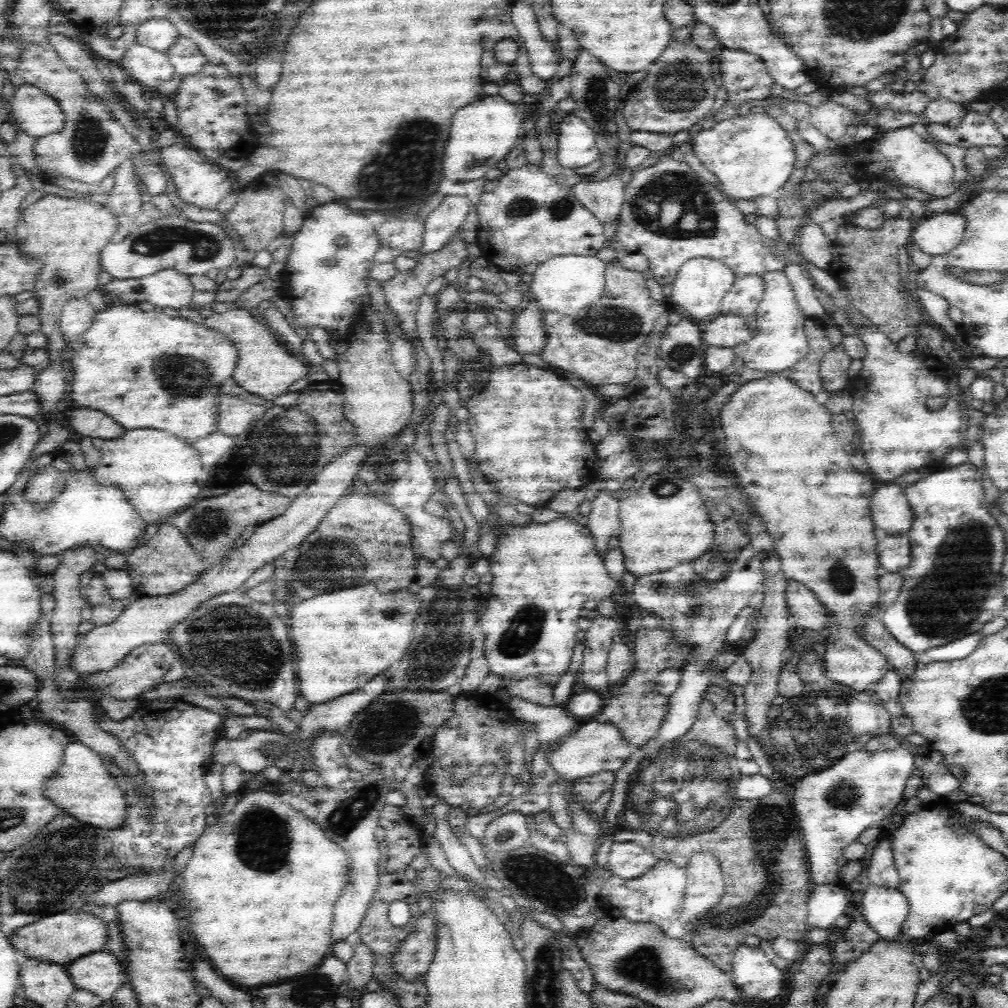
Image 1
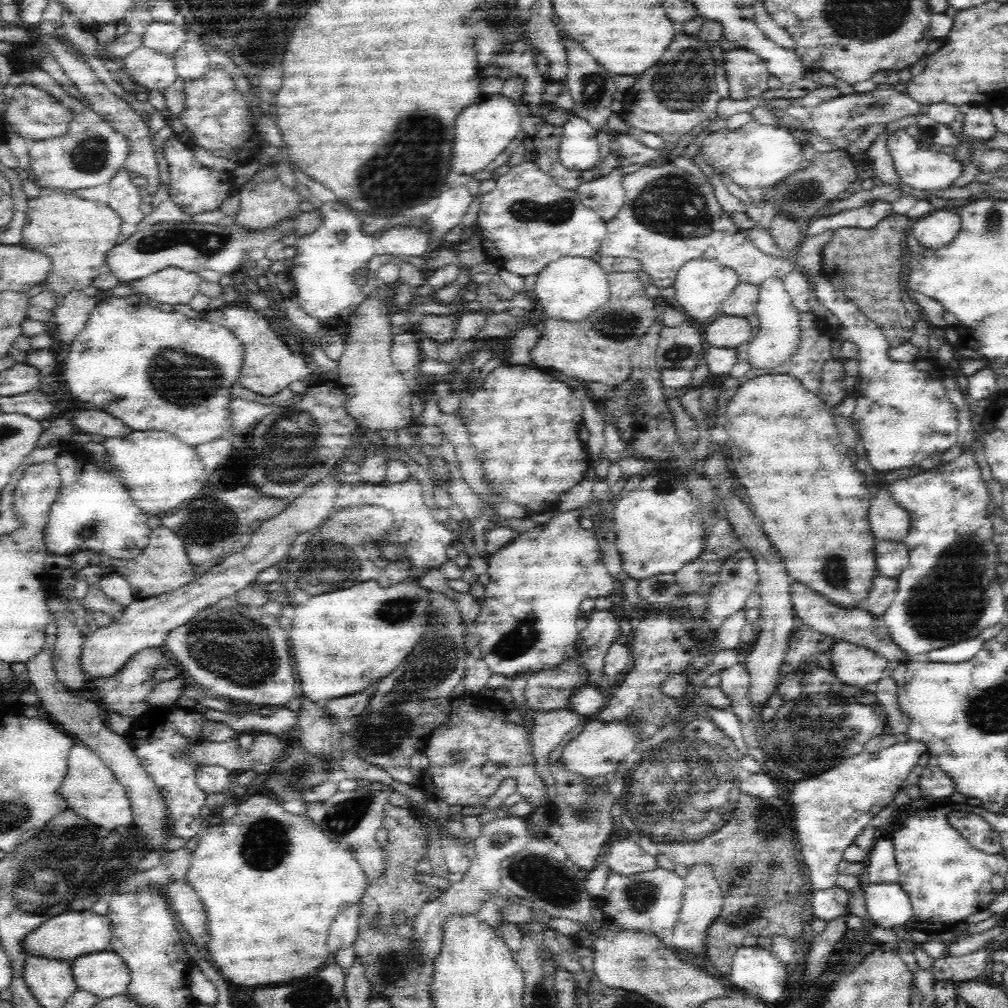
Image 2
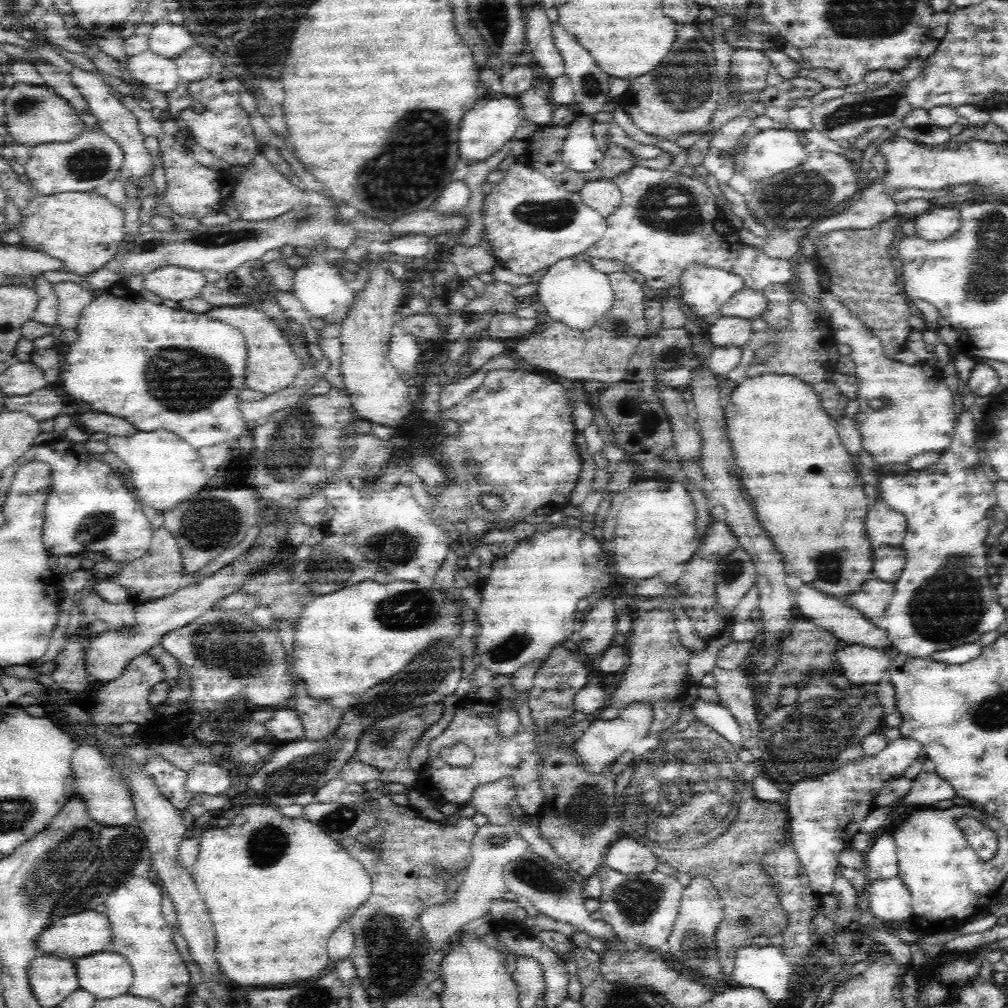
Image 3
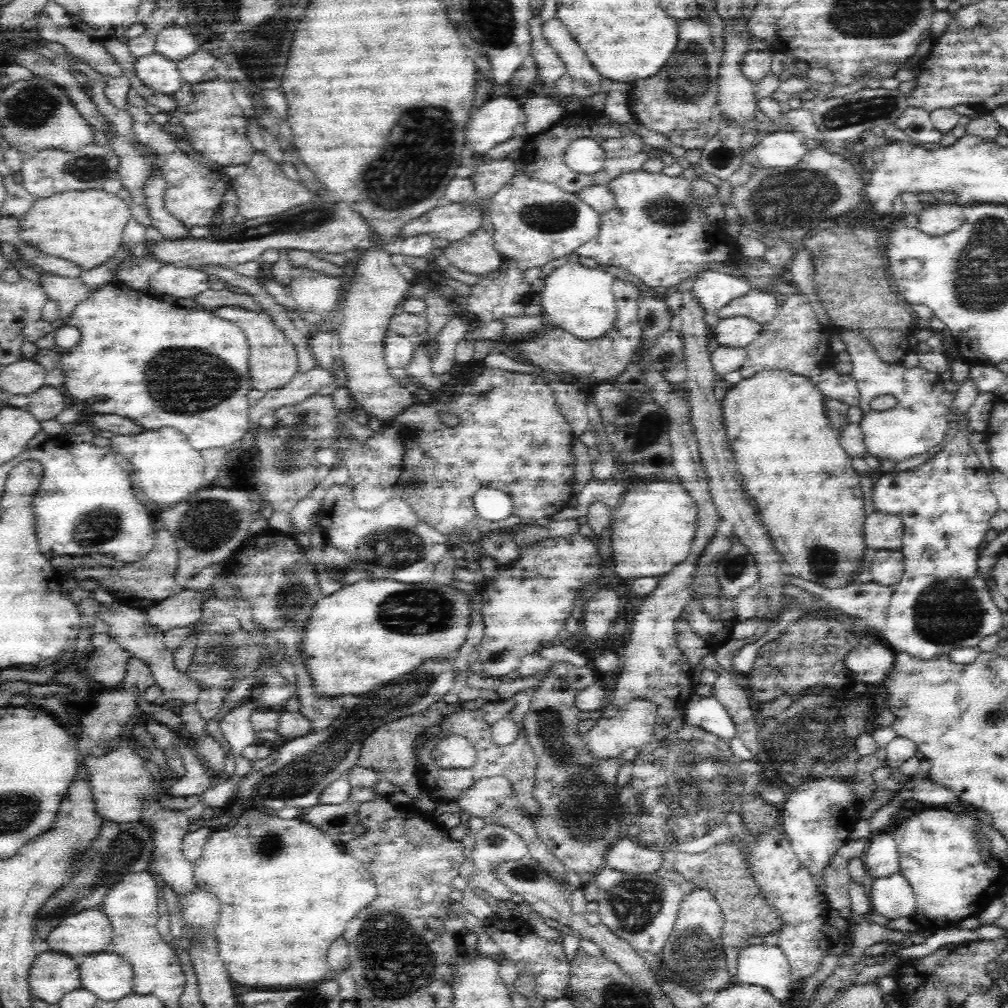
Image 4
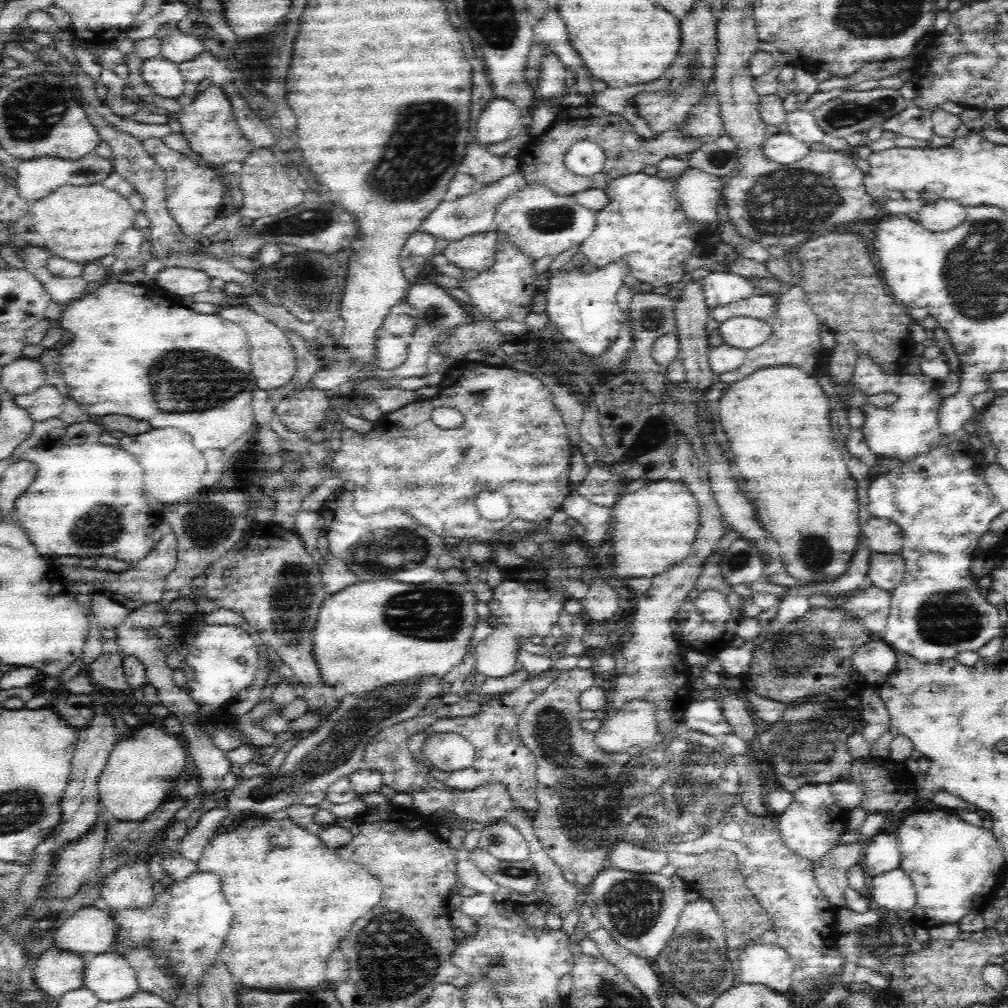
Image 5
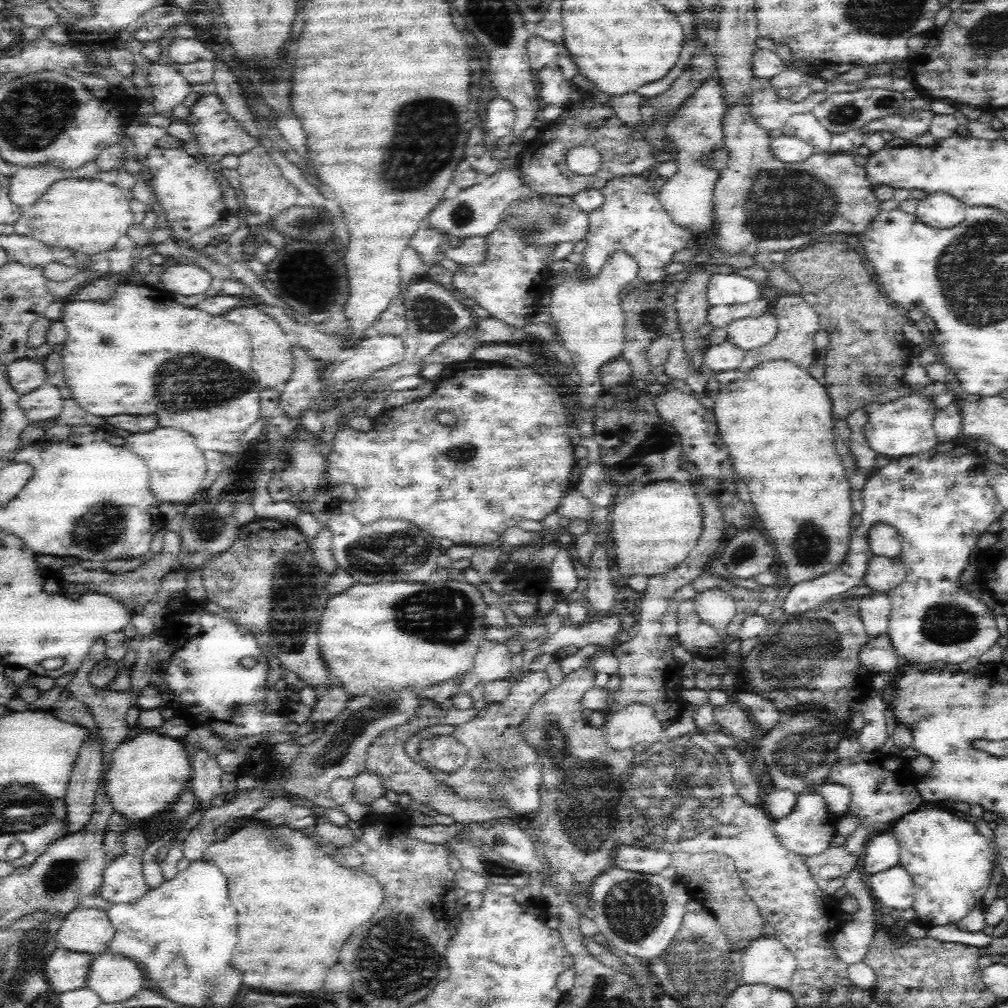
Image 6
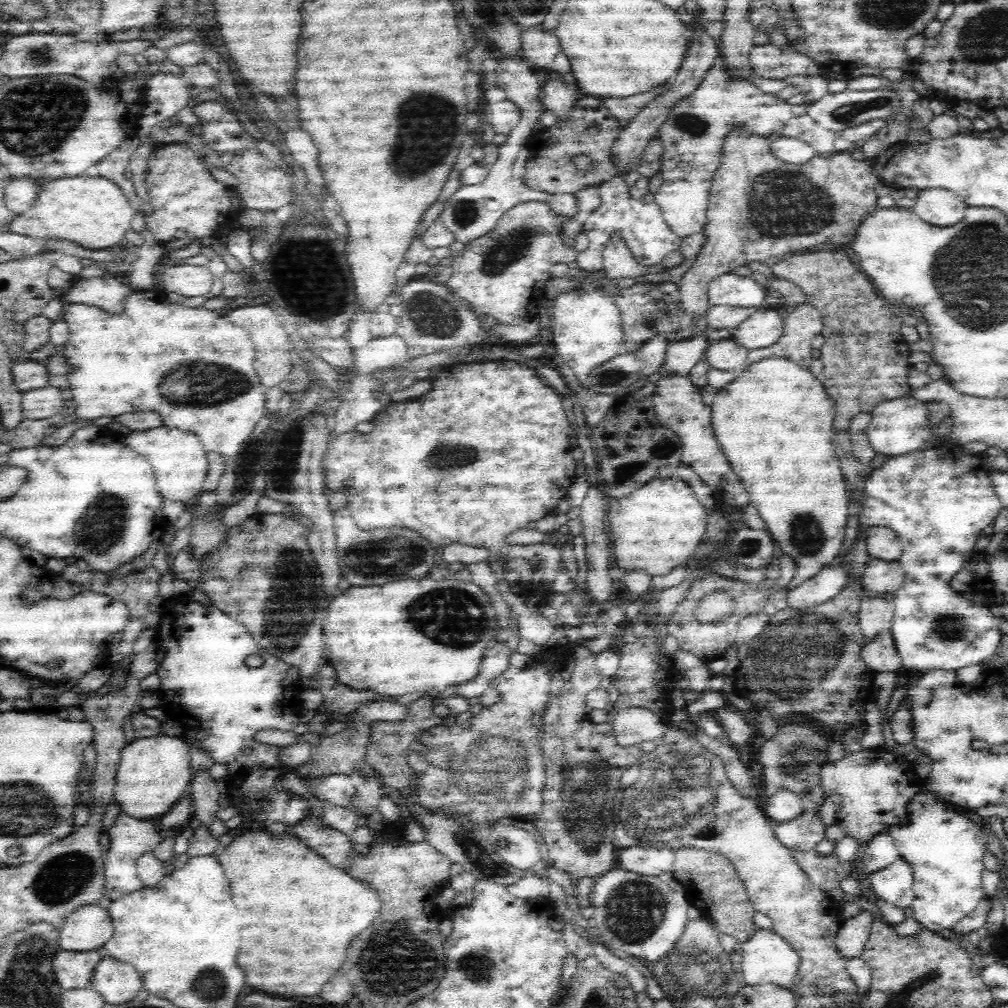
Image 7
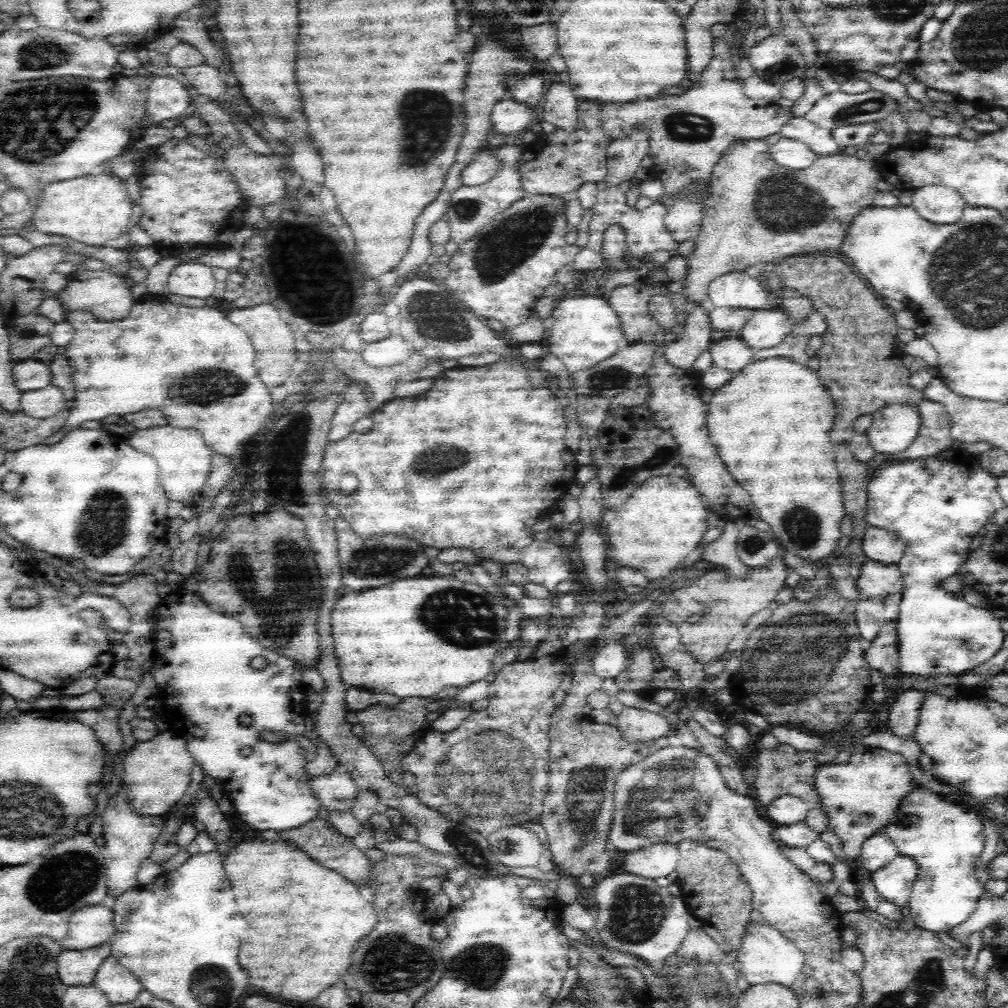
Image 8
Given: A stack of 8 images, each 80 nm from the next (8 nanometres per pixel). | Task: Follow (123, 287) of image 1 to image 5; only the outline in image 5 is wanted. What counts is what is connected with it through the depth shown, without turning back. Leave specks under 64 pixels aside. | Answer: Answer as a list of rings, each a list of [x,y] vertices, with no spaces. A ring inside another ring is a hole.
[[[164,267],[155,278],[166,295],[176,300],[190,298],[198,292],[208,291],[211,273],[196,270],[195,267]]]

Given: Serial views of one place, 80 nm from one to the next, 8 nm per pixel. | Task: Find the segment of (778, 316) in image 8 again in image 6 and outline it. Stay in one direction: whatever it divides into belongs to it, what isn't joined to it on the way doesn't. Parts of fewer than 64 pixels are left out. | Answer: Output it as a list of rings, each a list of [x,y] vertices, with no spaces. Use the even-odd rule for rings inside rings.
[[[769,309],[760,316],[750,316],[731,322],[727,328],[727,340],[745,351],[770,344],[778,336],[779,324],[776,315]]]

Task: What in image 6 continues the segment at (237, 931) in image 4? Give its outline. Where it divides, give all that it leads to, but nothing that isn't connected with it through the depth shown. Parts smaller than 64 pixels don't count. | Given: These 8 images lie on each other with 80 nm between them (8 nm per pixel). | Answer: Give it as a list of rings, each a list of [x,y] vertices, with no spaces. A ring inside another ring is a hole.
[[[252,821],[245,828],[233,831],[228,836],[226,835],[226,840],[215,841],[208,846],[206,852],[204,852],[203,859],[219,866],[219,869],[227,878],[228,896],[230,896],[232,906],[234,906],[240,914],[244,914],[244,916],[240,918],[240,928],[238,928],[240,944],[236,946],[236,952],[234,952],[234,956],[232,956],[232,966],[242,972],[246,986],[252,986],[252,988],[258,988],[258,990],[272,990],[272,992],[316,992],[316,990],[320,990],[322,984],[324,984],[324,980],[326,980],[328,968],[332,968],[332,966],[338,962],[340,948],[346,944],[346,940],[350,938],[350,934],[352,934],[358,926],[365,925],[370,921],[383,903],[382,887],[372,875],[363,873],[360,870],[340,866],[340,863],[337,863],[330,857],[322,847],[318,847],[318,843],[316,843],[312,837],[308,837],[308,835],[305,835],[302,831],[293,830],[288,826],[272,828],[269,823]]]

